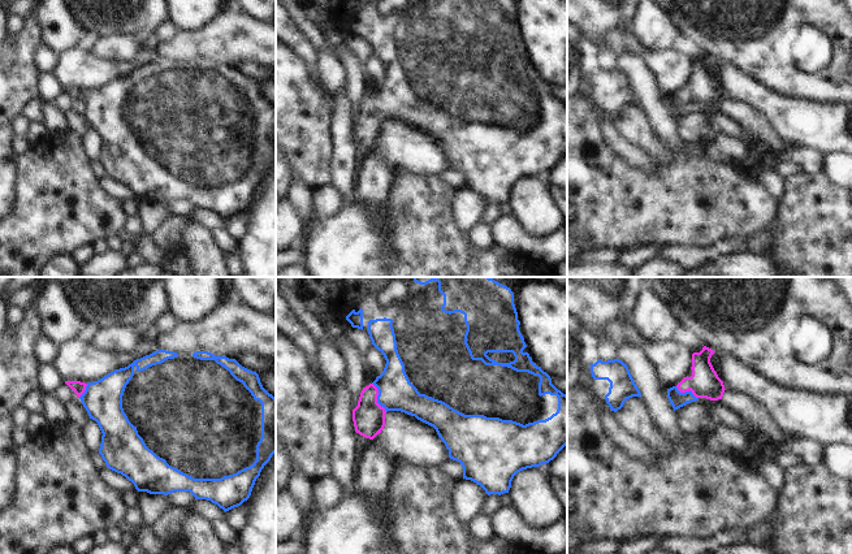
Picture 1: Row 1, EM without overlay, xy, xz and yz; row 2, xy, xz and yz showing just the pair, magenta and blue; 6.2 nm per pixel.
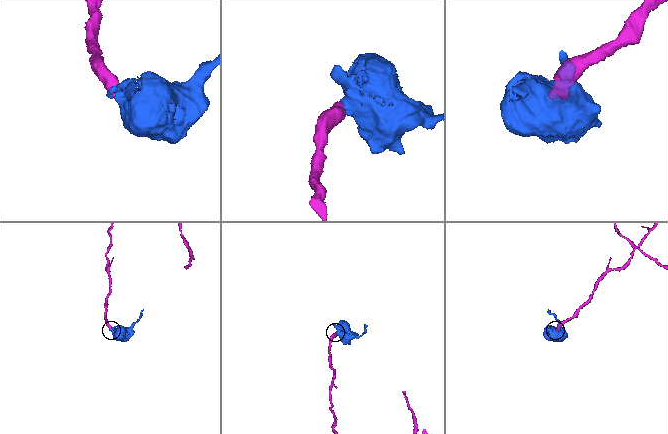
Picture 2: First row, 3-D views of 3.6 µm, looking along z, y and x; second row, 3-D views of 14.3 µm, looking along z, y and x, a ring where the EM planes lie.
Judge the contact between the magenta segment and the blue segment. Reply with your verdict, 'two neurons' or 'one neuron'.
one neuron

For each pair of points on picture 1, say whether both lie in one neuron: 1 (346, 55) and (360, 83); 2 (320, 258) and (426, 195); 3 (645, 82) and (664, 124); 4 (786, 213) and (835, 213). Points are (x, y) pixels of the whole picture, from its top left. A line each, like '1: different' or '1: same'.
1: same
2: same
3: same
4: same

